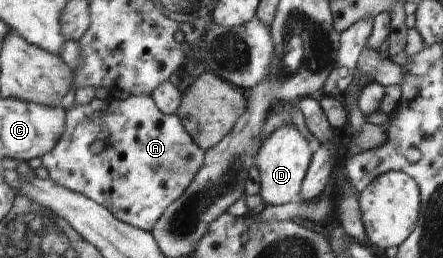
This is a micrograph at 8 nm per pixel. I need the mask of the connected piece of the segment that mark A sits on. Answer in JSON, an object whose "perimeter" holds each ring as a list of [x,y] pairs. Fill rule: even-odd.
{"perimeter":[[[132,94],[130,97],[124,100],[117,99],[98,99],[94,98],[88,104],[81,104],[80,102],[74,102],[72,107],[67,110],[67,131],[63,136],[63,139],[58,143],[55,150],[49,152],[46,156],[43,156],[43,166],[49,170],[49,176],[56,180],[58,184],[66,186],[68,189],[72,189],[76,192],[84,193],[84,196],[90,197],[96,204],[104,205],[104,208],[109,208],[124,224],[132,225],[134,228],[144,229],[146,232],[151,232],[158,222],[160,216],[164,214],[164,211],[179,199],[184,194],[184,191],[191,186],[192,180],[203,168],[203,160],[206,158],[206,152],[195,143],[195,139],[191,136],[191,133],[183,127],[182,118],[177,114],[168,115],[164,113],[155,100],[146,94]],[[96,141],[103,141],[104,148],[99,154],[95,154],[91,150],[91,146]]]}

